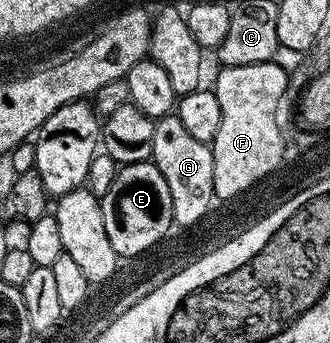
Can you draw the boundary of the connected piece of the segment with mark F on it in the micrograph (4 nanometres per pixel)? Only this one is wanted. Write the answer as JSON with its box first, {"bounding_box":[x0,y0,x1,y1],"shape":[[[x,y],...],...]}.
{"bounding_box":[211,60,289,200],"shape":[[[275,60],[242,66],[221,66],[218,71],[217,83],[211,86],[214,96],[219,100],[221,113],[219,132],[215,132],[215,140],[211,144],[215,164],[213,193],[218,199],[237,200],[243,191],[268,178],[286,157],[284,138],[275,124],[275,110],[287,88],[289,71]]]}

